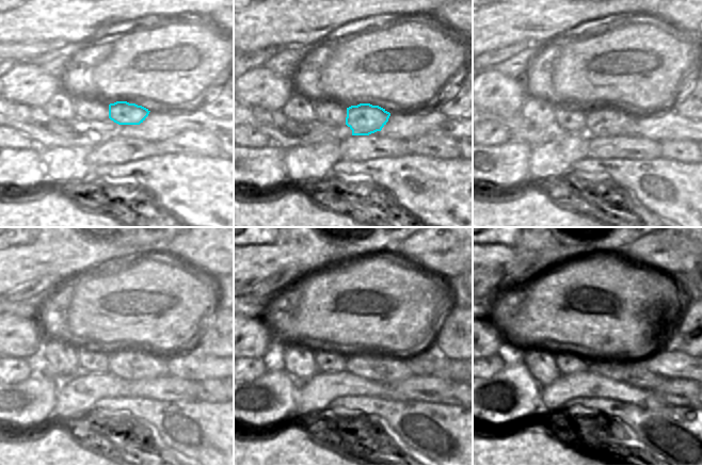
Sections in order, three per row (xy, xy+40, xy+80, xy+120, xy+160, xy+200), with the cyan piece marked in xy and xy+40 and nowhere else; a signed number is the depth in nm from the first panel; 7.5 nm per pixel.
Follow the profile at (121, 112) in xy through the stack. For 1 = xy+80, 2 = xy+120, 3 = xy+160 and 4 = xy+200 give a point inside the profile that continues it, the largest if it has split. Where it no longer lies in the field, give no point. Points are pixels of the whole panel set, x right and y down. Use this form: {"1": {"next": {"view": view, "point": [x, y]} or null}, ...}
{"1": {"next": {"view": "xy+80", "point": [601, 122]}}, "2": {"next": {"view": "xy+120", "point": [130, 364]}}, "3": {"next": {"view": "xy+160", "point": [381, 369]}}, "4": {"next": {"view": "xy+200", "point": [635, 374]}}}

